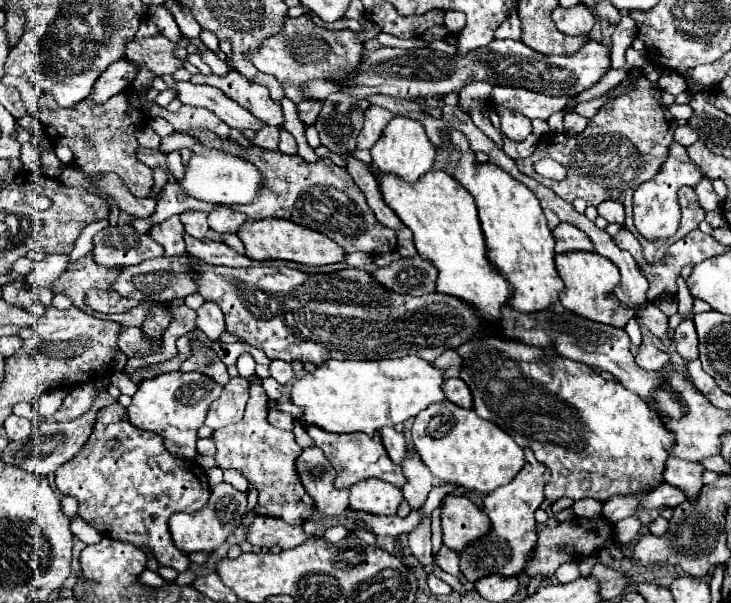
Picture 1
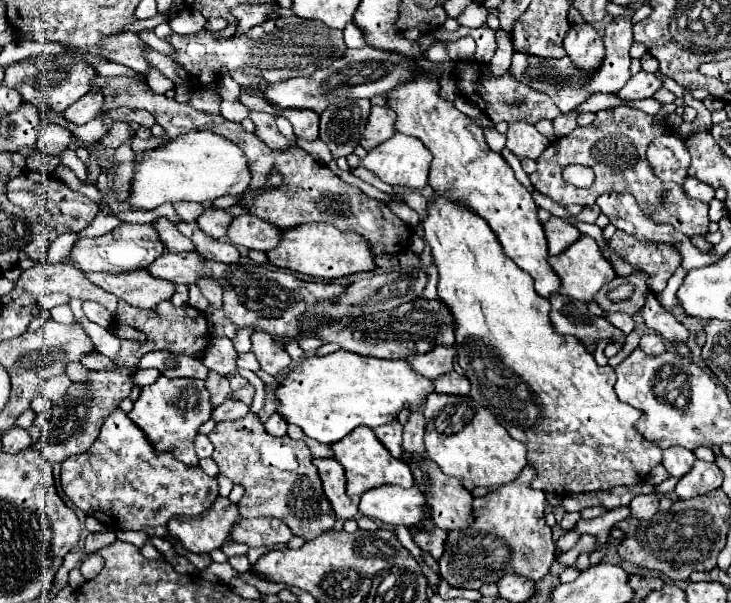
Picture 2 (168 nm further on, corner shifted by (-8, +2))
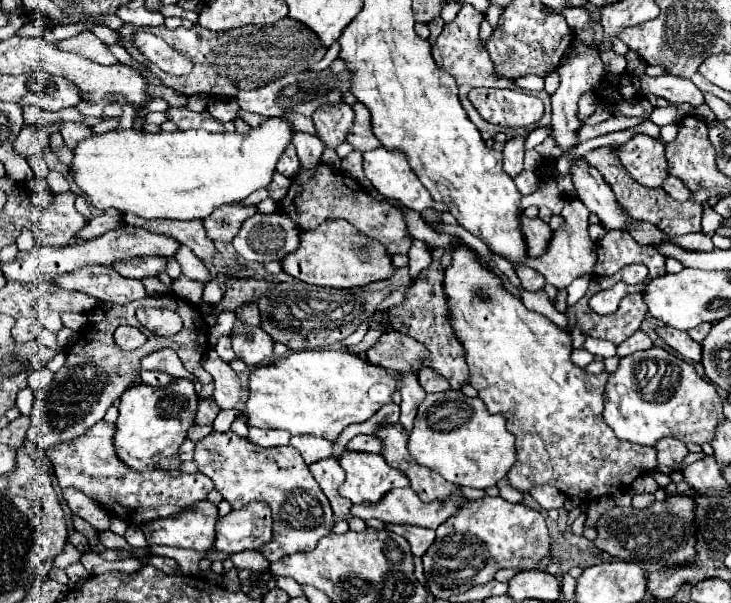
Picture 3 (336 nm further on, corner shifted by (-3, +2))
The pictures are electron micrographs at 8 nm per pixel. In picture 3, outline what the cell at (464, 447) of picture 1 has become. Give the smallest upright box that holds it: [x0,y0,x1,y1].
[409,390,515,488]

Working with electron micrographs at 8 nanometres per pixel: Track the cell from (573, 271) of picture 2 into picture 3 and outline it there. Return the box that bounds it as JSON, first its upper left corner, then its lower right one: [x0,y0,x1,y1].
[523,198,595,288]

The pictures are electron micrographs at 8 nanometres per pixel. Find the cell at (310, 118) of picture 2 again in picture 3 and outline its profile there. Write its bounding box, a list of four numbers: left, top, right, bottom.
[293,132,323,168]

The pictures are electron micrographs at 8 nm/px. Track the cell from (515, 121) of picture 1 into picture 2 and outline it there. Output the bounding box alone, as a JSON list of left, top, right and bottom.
[506,122,550,160]

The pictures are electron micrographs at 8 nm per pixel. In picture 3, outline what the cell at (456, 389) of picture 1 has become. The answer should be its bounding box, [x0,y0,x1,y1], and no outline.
[417,368,449,392]

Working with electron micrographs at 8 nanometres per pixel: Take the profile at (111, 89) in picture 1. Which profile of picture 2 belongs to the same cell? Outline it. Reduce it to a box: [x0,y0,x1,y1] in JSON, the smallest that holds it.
[62,90,104,124]

